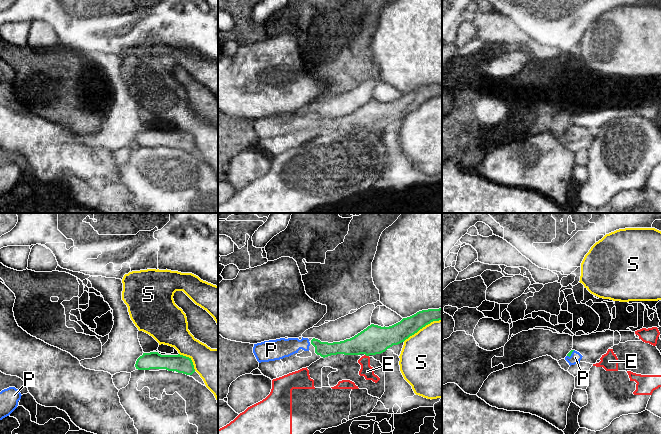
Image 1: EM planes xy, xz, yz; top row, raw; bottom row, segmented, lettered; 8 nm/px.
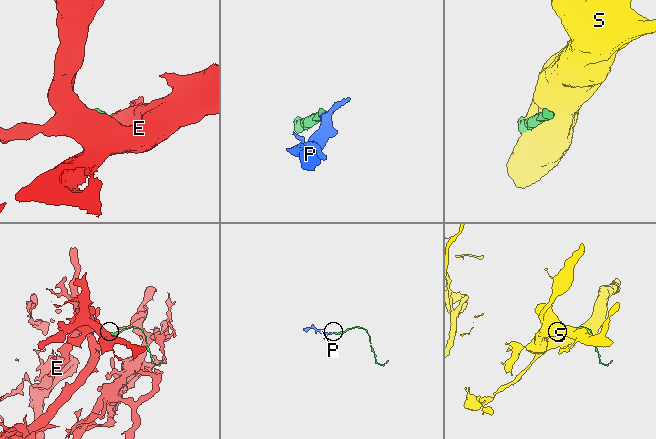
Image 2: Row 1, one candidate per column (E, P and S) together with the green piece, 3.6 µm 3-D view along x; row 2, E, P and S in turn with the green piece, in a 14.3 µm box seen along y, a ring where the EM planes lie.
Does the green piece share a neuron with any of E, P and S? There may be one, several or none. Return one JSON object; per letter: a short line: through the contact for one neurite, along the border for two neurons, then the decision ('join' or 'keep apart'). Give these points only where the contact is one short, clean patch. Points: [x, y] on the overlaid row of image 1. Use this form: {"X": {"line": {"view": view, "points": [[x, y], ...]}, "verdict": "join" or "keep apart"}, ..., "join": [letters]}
{"E": {"line": {"view": "xz", "points": [[365, 354], [368, 356]]}, "verdict": "keep apart"}, "P": {"line": {"view": "yz", "points": [[569, 354], [571, 353], [575, 357]]}, "verdict": "join"}, "S": {"verdict": "keep apart"}, "join": ["P"]}

